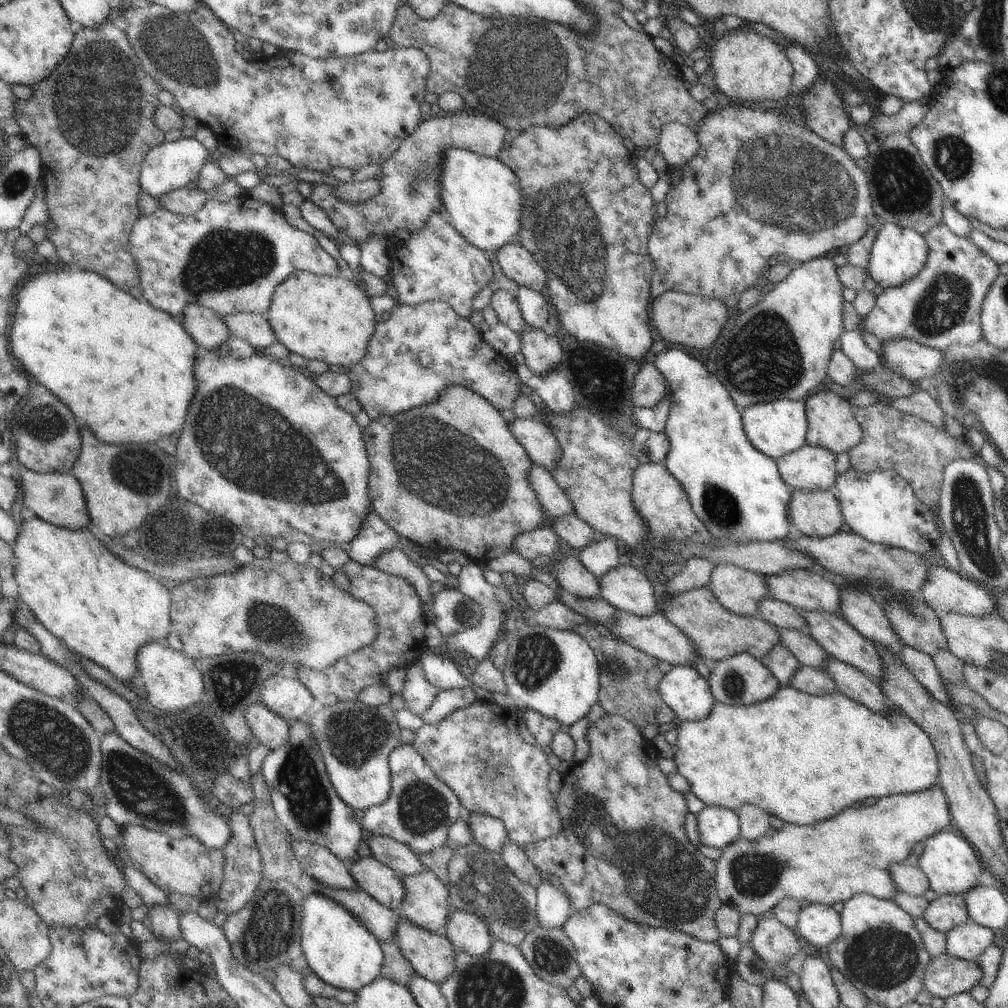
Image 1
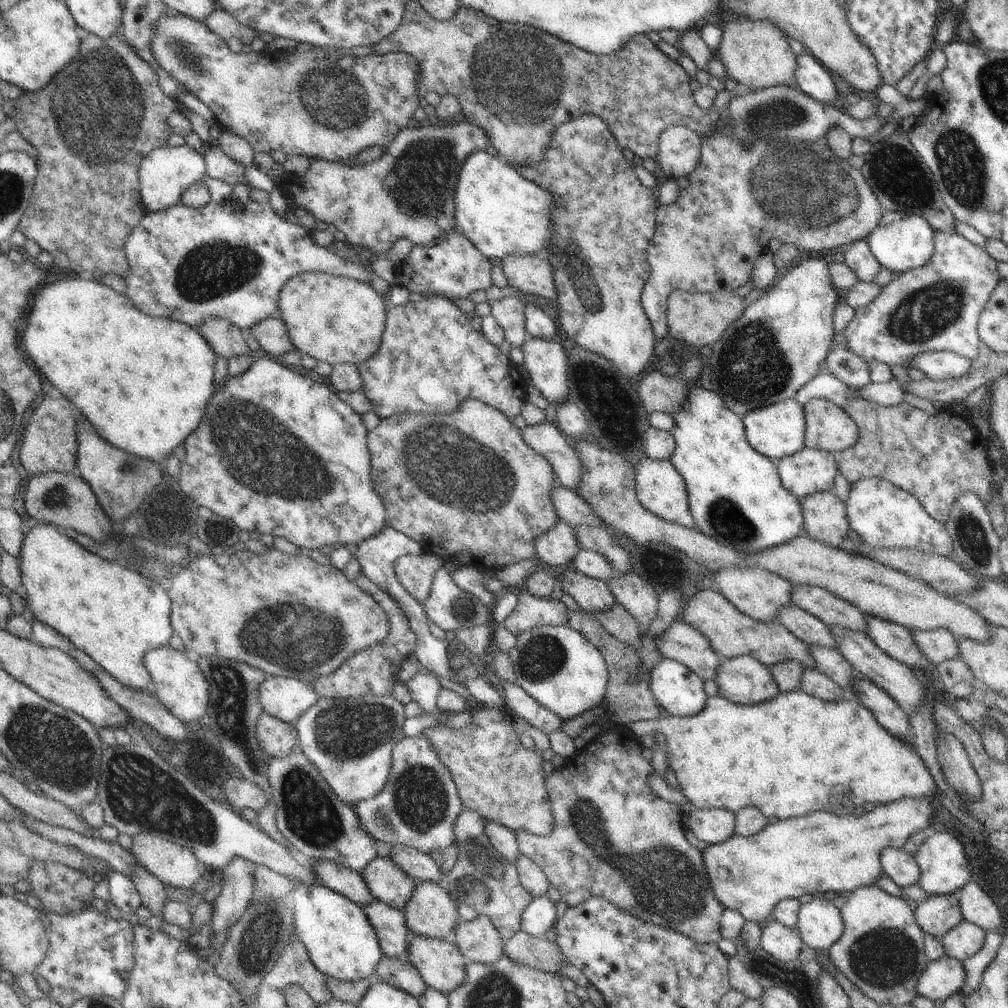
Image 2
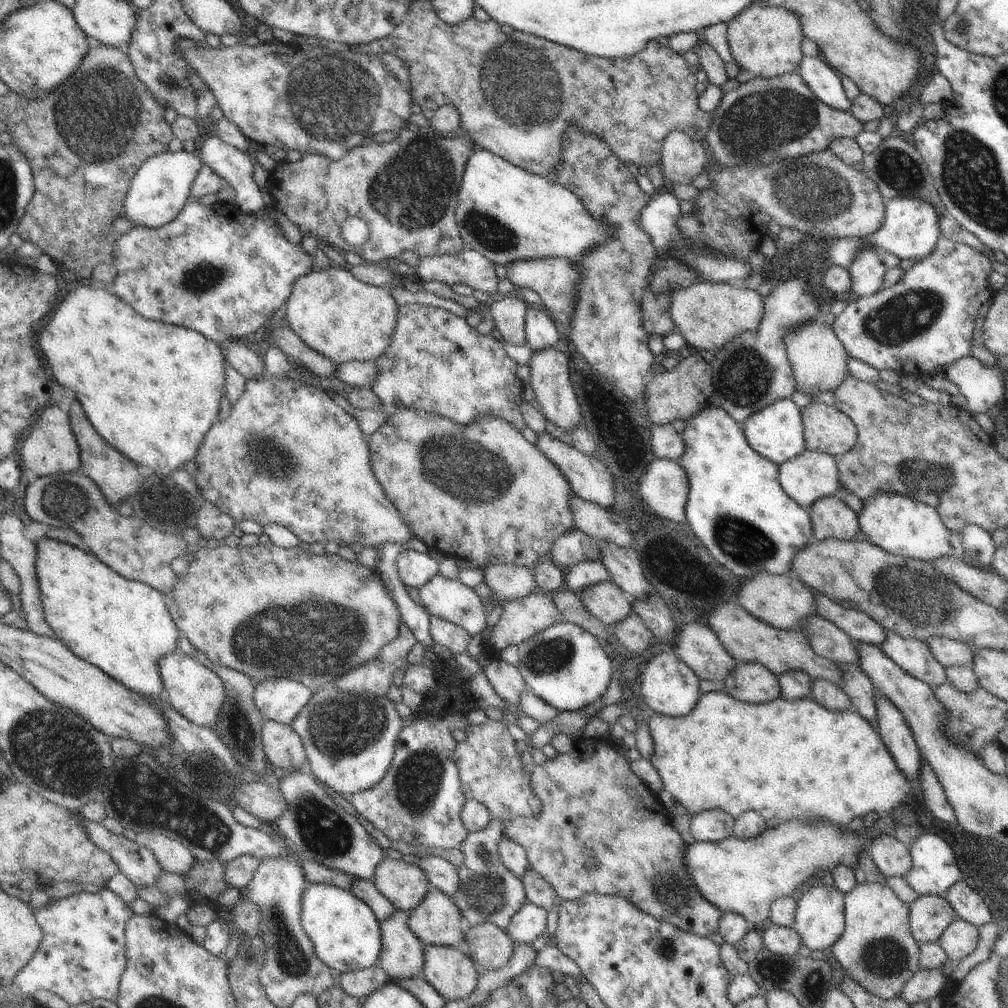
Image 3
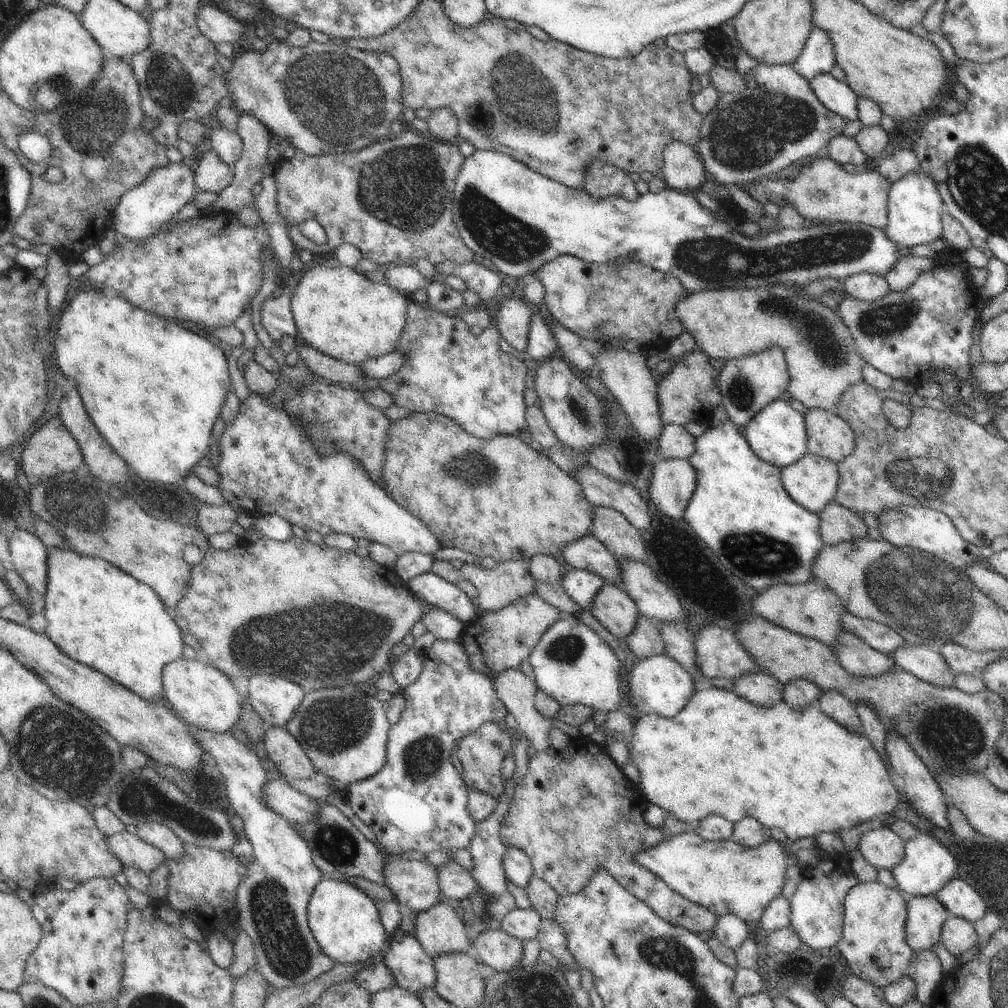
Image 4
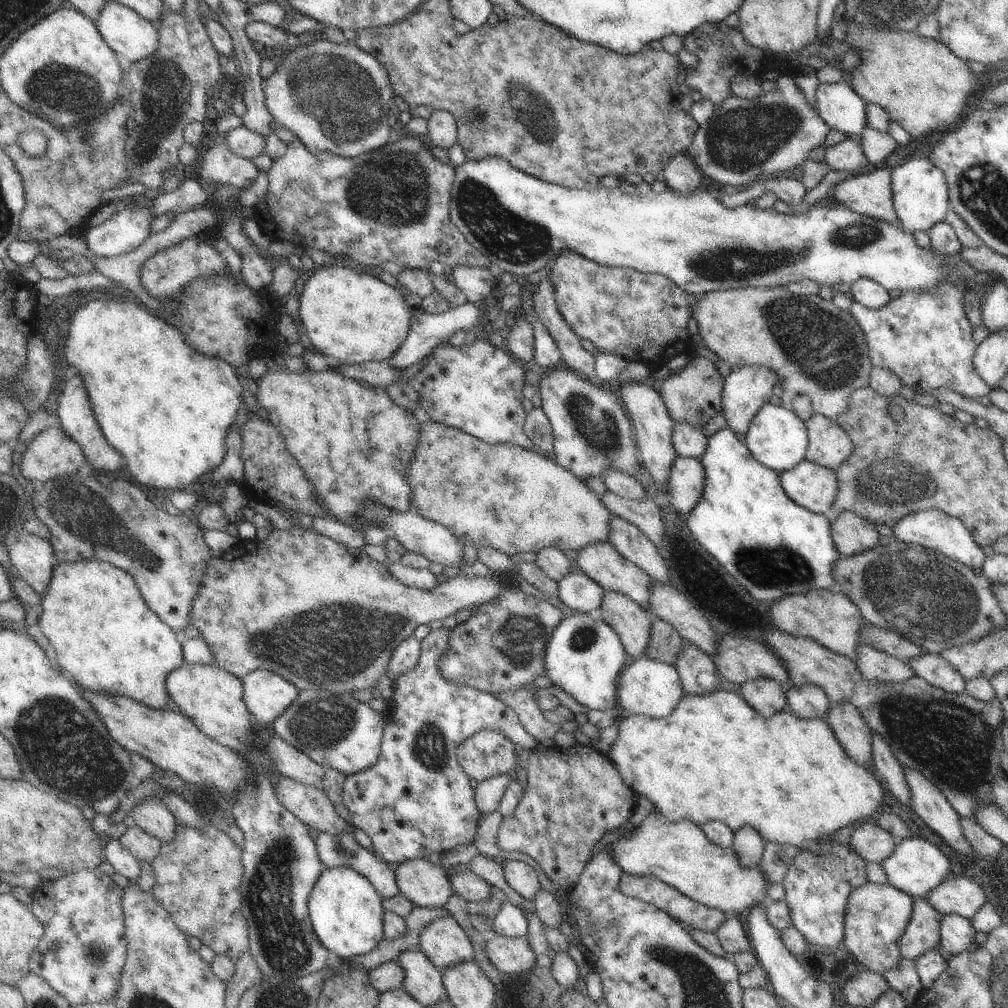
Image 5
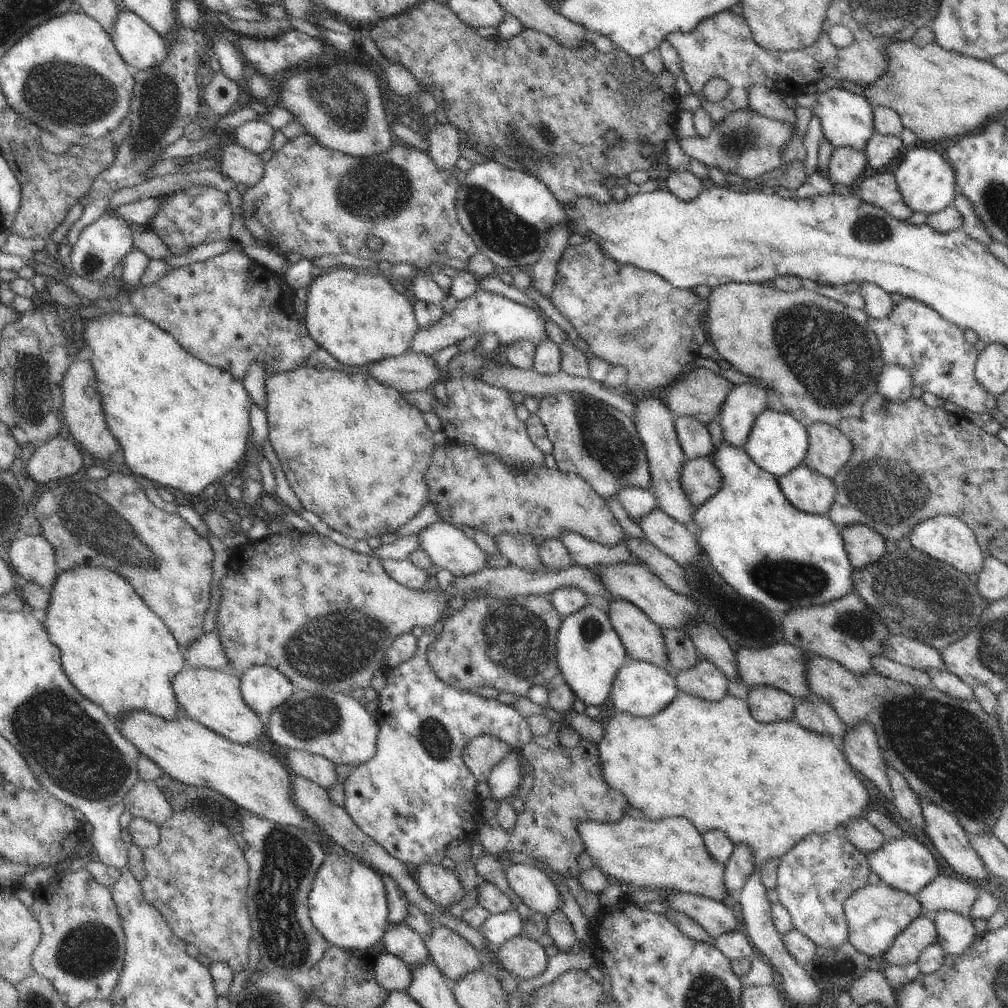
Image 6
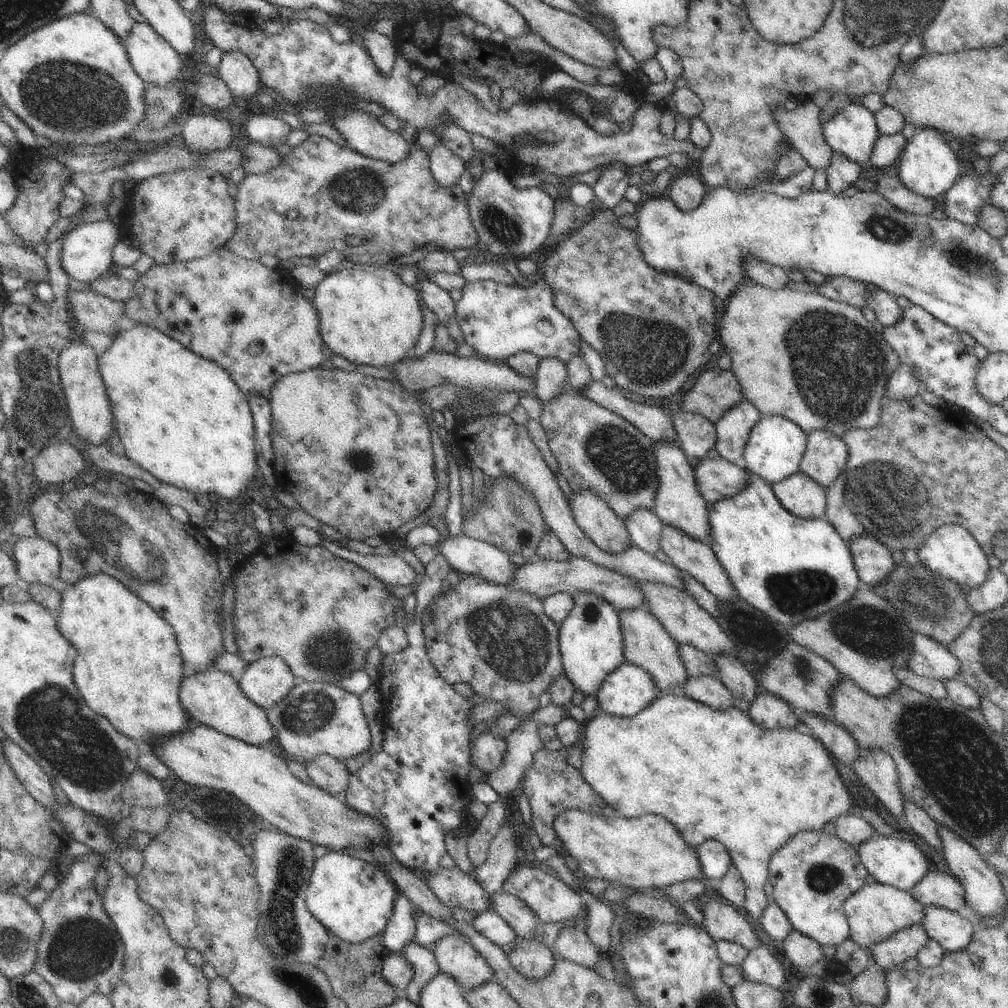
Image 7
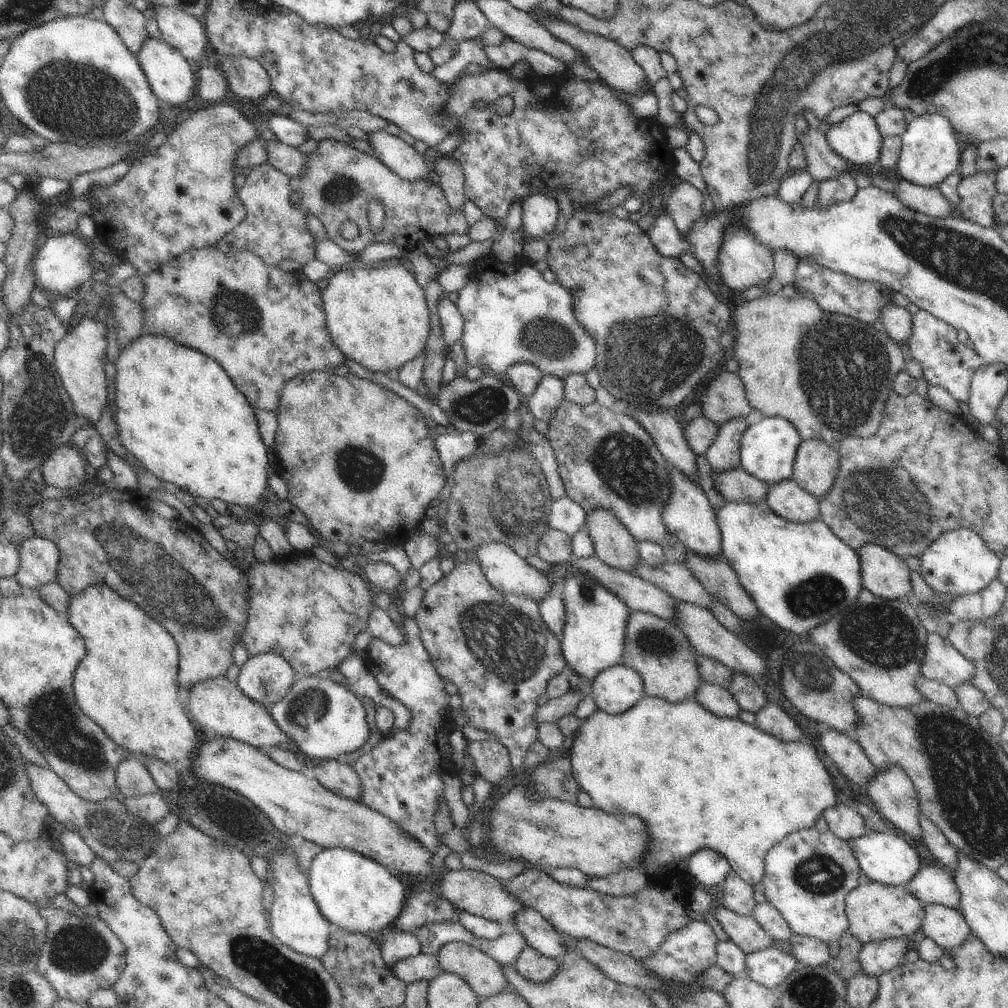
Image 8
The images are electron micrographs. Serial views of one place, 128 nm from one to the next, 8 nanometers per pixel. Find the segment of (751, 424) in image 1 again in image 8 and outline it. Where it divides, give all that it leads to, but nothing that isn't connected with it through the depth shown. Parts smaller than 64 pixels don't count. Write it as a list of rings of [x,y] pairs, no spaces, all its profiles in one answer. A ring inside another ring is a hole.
[[[765,416],[744,432],[740,442],[740,466],[750,476],[774,486],[793,478],[793,463],[802,442],[796,428],[788,420],[780,416]]]

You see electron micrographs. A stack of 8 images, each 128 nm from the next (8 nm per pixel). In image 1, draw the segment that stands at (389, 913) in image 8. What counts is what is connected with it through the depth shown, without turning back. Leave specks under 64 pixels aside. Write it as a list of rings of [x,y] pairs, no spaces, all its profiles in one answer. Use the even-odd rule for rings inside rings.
[[[305,891],[301,921],[301,950],[308,967],[323,982],[358,992],[381,976],[383,951],[378,941],[342,904],[323,893]]]

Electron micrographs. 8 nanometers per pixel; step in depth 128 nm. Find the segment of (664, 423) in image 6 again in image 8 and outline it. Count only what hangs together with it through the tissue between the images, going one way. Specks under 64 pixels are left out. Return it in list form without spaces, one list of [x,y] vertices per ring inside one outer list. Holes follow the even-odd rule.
[[[672,466],[671,496],[663,509],[663,522],[671,534],[671,539],[682,543],[686,550],[706,559],[722,556],[721,531],[716,509],[711,505],[700,485],[692,483],[691,479]]]

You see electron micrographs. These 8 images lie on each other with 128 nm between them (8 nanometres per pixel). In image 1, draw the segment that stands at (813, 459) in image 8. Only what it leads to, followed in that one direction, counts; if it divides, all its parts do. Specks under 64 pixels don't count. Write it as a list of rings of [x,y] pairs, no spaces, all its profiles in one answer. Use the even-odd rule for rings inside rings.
[[[832,390],[818,392],[805,399],[805,414],[808,422],[806,445],[823,447],[838,455],[848,453],[862,441],[863,431],[856,421],[854,410],[849,406],[848,400],[840,398]]]

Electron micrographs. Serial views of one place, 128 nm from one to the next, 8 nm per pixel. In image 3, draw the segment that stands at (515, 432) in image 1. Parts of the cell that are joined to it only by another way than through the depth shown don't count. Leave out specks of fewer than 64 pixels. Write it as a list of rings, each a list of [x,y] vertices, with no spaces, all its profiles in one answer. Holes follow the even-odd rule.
[[[547,430],[537,435],[536,446],[547,456],[564,475],[570,484],[574,495],[578,495],[586,501],[592,501],[601,507],[608,509],[616,502],[616,490],[614,490],[614,475],[608,467],[596,456],[584,454],[573,445],[567,444],[554,436]]]

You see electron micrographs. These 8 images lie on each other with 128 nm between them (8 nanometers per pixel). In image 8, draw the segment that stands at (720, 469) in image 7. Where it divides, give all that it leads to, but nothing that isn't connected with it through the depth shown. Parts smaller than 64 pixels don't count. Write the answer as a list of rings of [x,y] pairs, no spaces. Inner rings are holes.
[[[741,466],[732,471],[714,473],[712,479],[728,503],[760,503],[766,501],[770,487],[745,472]]]

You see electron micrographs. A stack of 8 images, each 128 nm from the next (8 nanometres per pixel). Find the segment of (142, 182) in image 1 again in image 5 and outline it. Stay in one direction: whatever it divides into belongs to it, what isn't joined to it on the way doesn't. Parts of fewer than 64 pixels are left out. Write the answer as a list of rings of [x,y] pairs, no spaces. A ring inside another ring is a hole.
[[[138,196],[134,199],[134,202],[139,204],[136,209],[127,208],[127,206],[126,208],[120,208],[120,211],[114,214],[110,220],[106,220],[95,228],[88,228],[83,239],[92,254],[110,259],[133,252],[144,243],[144,240],[149,238],[150,224],[156,218],[155,214],[151,214],[151,200]]]

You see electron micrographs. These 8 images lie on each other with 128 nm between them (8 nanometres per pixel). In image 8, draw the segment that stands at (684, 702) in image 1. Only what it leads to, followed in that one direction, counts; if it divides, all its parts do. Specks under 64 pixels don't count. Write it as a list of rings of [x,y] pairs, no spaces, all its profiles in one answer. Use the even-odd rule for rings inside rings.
[[[623,664],[613,665],[596,676],[592,696],[600,711],[620,715],[645,696],[641,675]]]

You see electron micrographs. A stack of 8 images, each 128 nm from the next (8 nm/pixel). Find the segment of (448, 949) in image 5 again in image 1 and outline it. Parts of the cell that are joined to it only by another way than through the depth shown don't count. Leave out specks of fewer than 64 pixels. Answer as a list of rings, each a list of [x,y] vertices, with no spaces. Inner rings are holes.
[[[429,869],[402,878],[406,895],[398,909],[401,917],[423,930],[445,935],[451,916],[447,887]]]

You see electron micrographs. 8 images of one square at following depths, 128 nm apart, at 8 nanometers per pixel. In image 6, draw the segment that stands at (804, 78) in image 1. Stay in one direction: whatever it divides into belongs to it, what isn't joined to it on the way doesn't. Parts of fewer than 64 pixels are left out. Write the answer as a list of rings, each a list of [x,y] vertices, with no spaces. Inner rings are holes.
[[[832,88],[818,96],[818,106],[814,106],[812,113],[820,120],[823,139],[835,150],[838,148],[852,148],[865,153],[868,142],[875,132],[873,106],[864,96],[852,94],[842,88]]]

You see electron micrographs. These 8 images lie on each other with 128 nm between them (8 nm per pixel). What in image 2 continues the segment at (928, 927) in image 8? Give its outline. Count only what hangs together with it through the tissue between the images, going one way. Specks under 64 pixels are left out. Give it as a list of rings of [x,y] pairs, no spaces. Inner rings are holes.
[[[963,920],[942,937],[945,954],[959,961],[974,957],[983,948],[986,933],[978,924]]]

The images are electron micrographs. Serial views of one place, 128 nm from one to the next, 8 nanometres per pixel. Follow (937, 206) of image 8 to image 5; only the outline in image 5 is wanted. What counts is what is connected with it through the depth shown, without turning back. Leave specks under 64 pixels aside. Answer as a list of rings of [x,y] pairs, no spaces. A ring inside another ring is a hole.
[[[880,165],[875,172],[870,172],[870,174],[862,174],[862,176],[854,174],[848,180],[840,181],[836,184],[830,190],[829,196],[833,197],[838,205],[850,208],[853,212],[881,219],[895,225],[899,219],[893,208],[892,172],[893,170],[887,166]]]

